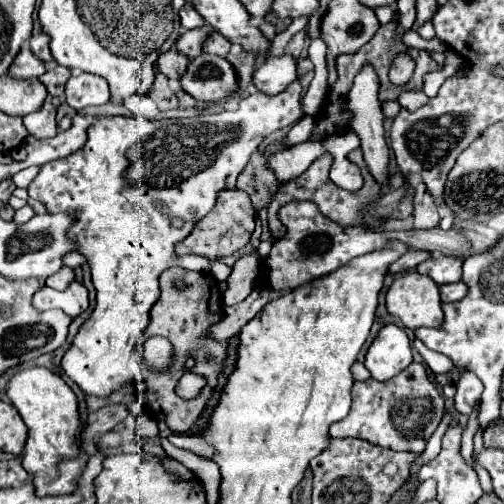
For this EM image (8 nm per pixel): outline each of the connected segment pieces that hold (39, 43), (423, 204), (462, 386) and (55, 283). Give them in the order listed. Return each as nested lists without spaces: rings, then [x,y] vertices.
[[[40,32],[40,34],[36,34],[36,36],[30,38],[30,50],[32,50],[38,58],[42,58],[44,62],[52,62],[50,38],[48,38],[44,32]]]
[[[418,184],[414,190],[414,228],[434,228],[440,222],[440,214],[434,198],[430,196],[424,184]]]
[[[462,372],[462,378],[456,382],[456,396],[454,396],[454,406],[458,412],[462,414],[470,414],[472,412],[472,406],[476,404],[476,400],[480,398],[484,386],[482,382],[472,374],[472,372]]]
[[[64,266],[62,270],[58,270],[56,274],[52,274],[50,278],[46,278],[46,286],[54,288],[54,290],[66,290],[70,286],[70,282],[74,282],[74,270]]]

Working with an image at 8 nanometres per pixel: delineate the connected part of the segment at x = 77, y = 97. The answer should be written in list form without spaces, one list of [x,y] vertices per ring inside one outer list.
[[[80,74],[66,82],[66,104],[80,112],[86,106],[100,106],[110,100],[108,82],[100,76]]]

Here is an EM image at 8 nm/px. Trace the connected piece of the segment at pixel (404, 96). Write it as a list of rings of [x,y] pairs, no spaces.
[[[404,91],[398,96],[399,104],[408,110],[416,110],[416,108],[422,107],[426,100],[428,97],[422,91]]]

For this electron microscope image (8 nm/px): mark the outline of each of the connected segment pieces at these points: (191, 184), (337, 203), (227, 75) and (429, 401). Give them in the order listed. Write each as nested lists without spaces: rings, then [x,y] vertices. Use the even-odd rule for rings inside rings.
[[[298,80],[290,82],[288,88],[282,92],[282,94],[276,94],[276,96],[266,96],[266,94],[250,94],[248,98],[240,100],[240,106],[238,110],[234,112],[220,112],[220,114],[204,114],[204,116],[198,116],[198,118],[178,118],[178,120],[146,120],[146,118],[100,118],[96,120],[90,130],[88,130],[88,142],[82,146],[82,150],[66,156],[66,158],[60,158],[60,160],[54,160],[50,164],[44,164],[40,174],[34,178],[34,182],[28,186],[28,194],[30,198],[34,200],[40,200],[46,204],[46,208],[50,212],[62,212],[62,210],[72,210],[76,212],[76,222],[72,224],[70,228],[70,238],[74,238],[78,242],[78,252],[84,254],[88,258],[88,264],[90,264],[90,270],[92,270],[92,282],[94,282],[94,288],[96,288],[96,308],[92,312],[92,316],[80,326],[72,346],[68,348],[68,352],[64,354],[62,358],[62,368],[64,372],[84,390],[84,394],[94,394],[94,396],[108,396],[110,392],[114,392],[116,388],[120,388],[122,384],[128,382],[128,356],[136,344],[136,340],[140,338],[140,334],[144,332],[144,328],[148,326],[150,322],[150,308],[154,306],[154,302],[158,300],[158,294],[160,294],[160,288],[158,288],[158,276],[160,272],[164,272],[166,268],[170,266],[184,266],[186,270],[210,270],[210,264],[206,258],[198,258],[198,256],[178,256],[174,246],[176,242],[184,240],[186,234],[190,234],[190,230],[194,228],[194,224],[204,218],[216,204],[216,198],[218,198],[218,192],[222,190],[232,190],[234,184],[236,184],[236,176],[240,174],[240,170],[248,164],[250,156],[254,150],[258,150],[260,142],[274,130],[280,130],[280,128],[286,128],[286,126],[292,126],[296,124],[300,118],[304,118],[304,106],[302,106],[302,86]]]
[[[352,150],[352,152],[348,154],[348,160],[354,162],[354,164],[362,170],[362,176],[364,176],[364,186],[362,186],[360,190],[356,190],[356,192],[342,190],[342,188],[338,188],[338,186],[330,180],[330,176],[328,176],[330,166],[332,166],[332,156],[330,156],[330,154],[324,154],[324,156],[320,156],[318,160],[314,160],[312,166],[310,166],[302,176],[286,182],[286,184],[280,188],[280,192],[276,194],[276,198],[274,198],[274,200],[270,202],[270,206],[268,206],[268,224],[270,224],[270,230],[272,230],[272,236],[274,236],[274,238],[282,238],[282,236],[284,236],[284,224],[282,224],[280,218],[278,218],[278,210],[280,210],[284,204],[288,204],[288,202],[310,200],[310,202],[314,202],[314,204],[318,206],[318,210],[320,210],[322,216],[326,216],[326,218],[330,218],[330,220],[334,220],[334,222],[342,222],[344,226],[346,226],[346,224],[358,224],[358,222],[360,222],[360,214],[362,214],[362,210],[364,210],[366,200],[368,200],[368,198],[378,198],[380,184],[378,184],[378,182],[374,180],[374,176],[368,172],[368,166],[366,166],[366,162],[364,162],[364,158],[362,158],[362,150]]]
[[[202,52],[188,64],[180,84],[194,100],[220,102],[238,90],[238,76],[226,58]]]
[[[412,362],[392,380],[378,382],[374,378],[368,378],[364,382],[354,382],[350,414],[342,422],[334,422],[334,426],[330,426],[330,436],[350,436],[396,452],[420,454],[426,448],[432,432],[438,428],[442,414],[444,396],[440,394],[438,386],[428,378],[426,368]]]

